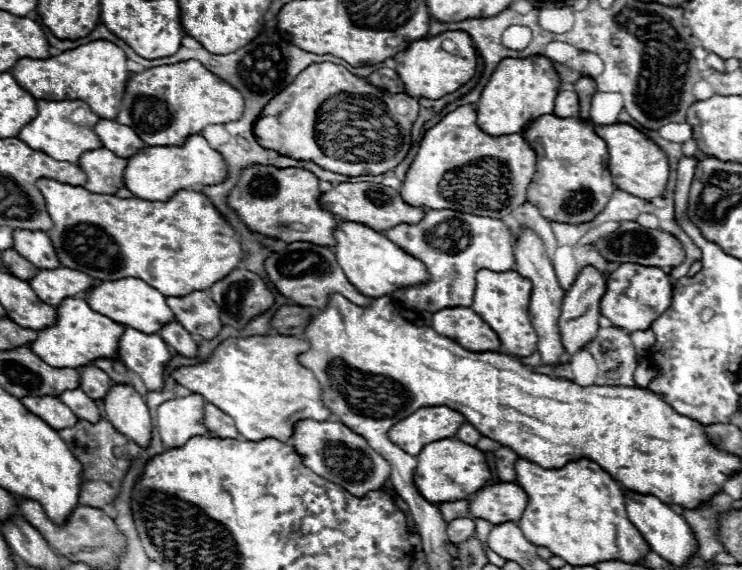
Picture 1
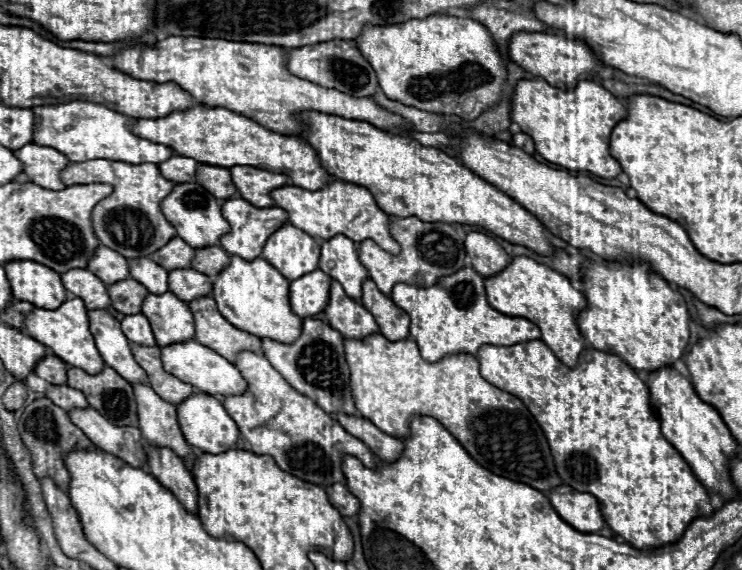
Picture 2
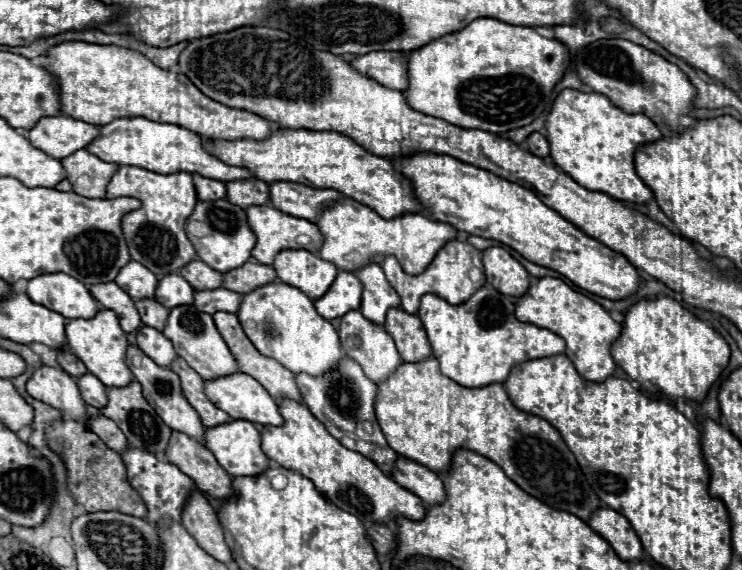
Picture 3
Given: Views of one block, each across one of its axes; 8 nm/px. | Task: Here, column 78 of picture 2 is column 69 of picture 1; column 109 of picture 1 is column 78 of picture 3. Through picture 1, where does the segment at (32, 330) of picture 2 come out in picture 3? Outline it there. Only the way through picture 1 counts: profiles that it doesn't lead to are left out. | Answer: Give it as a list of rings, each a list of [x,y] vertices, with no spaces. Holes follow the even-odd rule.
[[[98,310],[94,318],[70,318],[70,320],[66,320],[64,332],[66,332],[70,352],[76,354],[86,364],[88,372],[94,374],[96,378],[100,378],[104,386],[122,388],[134,380],[132,372],[128,370],[128,366],[124,362],[124,354],[126,354],[126,346],[128,346],[126,334],[122,332],[118,318],[112,310]]]

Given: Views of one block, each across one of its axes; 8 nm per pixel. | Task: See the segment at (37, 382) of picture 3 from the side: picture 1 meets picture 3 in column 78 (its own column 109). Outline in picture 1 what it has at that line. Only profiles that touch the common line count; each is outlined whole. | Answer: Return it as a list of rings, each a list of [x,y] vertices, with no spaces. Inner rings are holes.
[[[116,384],[104,398],[106,420],[134,444],[148,448],[152,442],[152,418],[144,398],[126,384]]]

